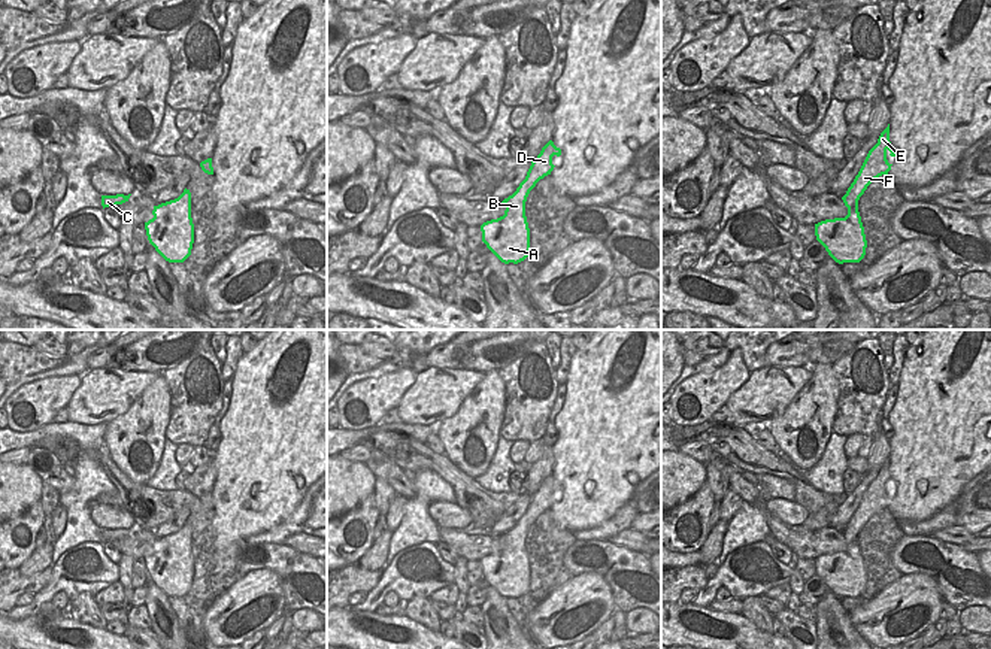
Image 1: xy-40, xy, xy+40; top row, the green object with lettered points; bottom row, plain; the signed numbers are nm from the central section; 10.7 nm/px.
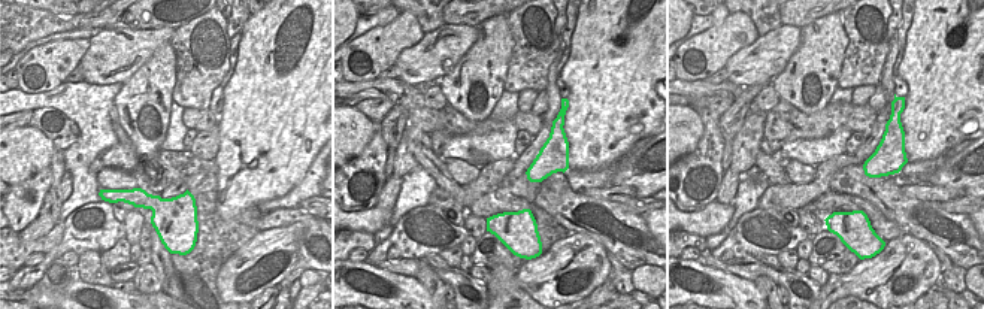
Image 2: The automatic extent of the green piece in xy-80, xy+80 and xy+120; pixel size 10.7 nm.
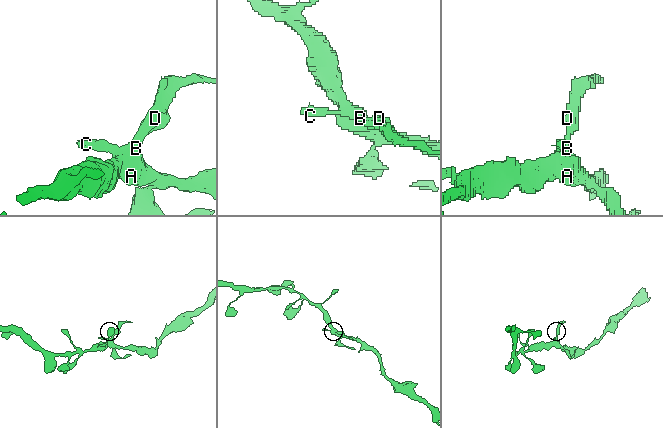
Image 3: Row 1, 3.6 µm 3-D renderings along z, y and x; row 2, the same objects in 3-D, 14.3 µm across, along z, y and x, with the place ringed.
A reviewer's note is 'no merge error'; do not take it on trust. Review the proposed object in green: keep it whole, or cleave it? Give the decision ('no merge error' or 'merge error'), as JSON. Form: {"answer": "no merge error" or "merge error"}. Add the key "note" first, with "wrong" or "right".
{"note": "right", "answer": "no merge error"}

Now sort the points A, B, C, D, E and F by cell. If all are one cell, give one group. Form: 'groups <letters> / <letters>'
groups A B C D E F

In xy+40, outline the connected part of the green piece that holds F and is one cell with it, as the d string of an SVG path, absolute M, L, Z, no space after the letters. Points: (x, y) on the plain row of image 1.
M890 458L869 485L858 509L842 531L848 549L815 558L816 574L839 598L860 597L866 589L867 574L858 546L858 534L875 513L891 504L892 498L887 494L888 485L891 491L897 492L897 485L890 476Z

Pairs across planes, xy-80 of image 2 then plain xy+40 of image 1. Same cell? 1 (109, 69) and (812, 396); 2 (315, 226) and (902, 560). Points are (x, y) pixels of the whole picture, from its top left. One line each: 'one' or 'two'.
1: two
2: one

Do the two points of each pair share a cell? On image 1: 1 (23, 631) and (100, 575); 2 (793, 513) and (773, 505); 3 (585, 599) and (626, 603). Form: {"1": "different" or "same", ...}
{"1": "different", "2": "same", "3": "different"}

